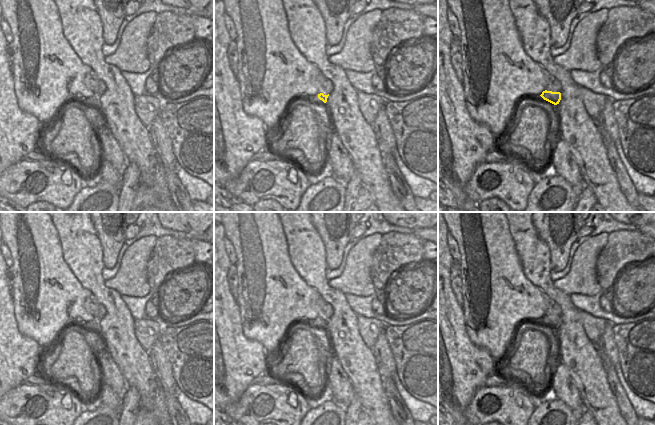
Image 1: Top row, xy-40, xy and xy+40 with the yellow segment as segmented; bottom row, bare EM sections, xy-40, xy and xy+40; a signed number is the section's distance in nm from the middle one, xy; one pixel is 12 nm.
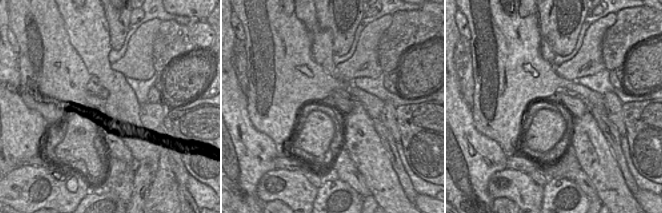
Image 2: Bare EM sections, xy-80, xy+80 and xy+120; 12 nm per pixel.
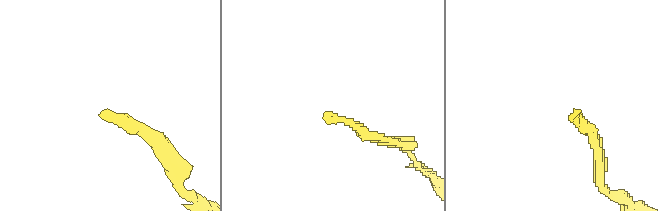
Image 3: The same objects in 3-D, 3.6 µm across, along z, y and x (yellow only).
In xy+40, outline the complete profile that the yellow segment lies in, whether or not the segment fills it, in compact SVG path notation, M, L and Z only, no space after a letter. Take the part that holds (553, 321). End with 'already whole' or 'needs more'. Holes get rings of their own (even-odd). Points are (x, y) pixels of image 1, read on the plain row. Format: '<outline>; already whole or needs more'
M543 315L540 319L544 324L557 329L561 324L561 317L560 316L552 316L552 315Z; already whole

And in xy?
M321 297L318 299L318 300L316 300L316 301L314 301L312 304L311 304L311 307L317 312L317 314L318 314L318 322L320 323L320 324L322 324L324 327L326 327L327 326L327 322L328 322L328 320L329 320L329 318L328 319L324 319L323 318L323 310L322 310L322 308L323 308L323 306L326 304L326 302L325 302L325 300L323 300Z; needs more

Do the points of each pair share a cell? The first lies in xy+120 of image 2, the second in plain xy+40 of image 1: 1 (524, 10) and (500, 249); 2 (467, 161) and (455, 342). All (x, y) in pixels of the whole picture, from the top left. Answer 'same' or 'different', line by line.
1: different
2: same

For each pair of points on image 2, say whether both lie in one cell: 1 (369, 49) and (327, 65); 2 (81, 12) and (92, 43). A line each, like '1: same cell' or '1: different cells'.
1: different cells
2: same cell

